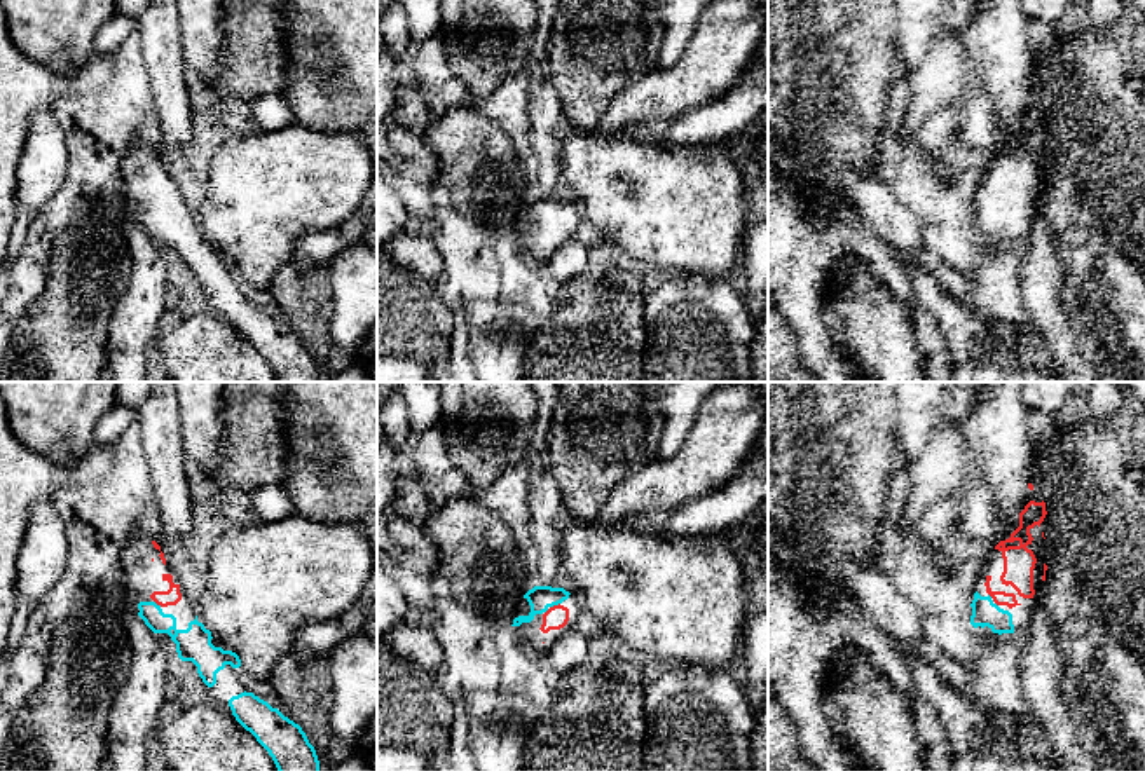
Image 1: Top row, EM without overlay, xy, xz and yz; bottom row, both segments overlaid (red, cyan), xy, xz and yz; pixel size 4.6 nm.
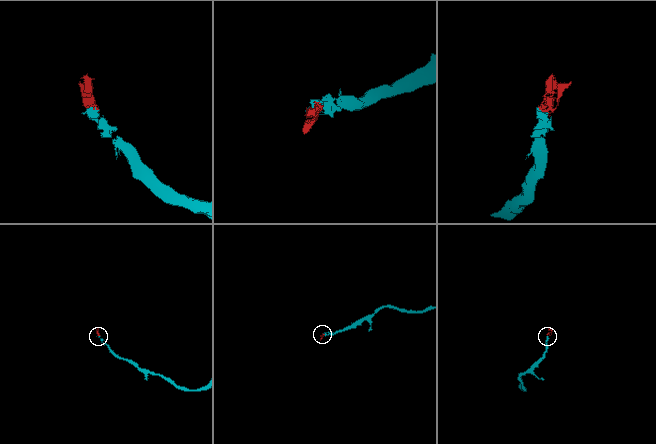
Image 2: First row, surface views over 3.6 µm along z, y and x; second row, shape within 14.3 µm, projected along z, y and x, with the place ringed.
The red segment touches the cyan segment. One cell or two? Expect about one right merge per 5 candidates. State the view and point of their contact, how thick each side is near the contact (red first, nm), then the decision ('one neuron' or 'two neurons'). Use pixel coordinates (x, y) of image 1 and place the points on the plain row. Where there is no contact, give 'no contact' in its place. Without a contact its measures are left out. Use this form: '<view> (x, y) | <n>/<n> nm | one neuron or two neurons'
xz (554, 215) | 110/110 nm | one neuron

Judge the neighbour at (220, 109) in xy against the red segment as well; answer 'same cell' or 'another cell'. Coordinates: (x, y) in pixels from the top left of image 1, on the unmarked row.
another cell

